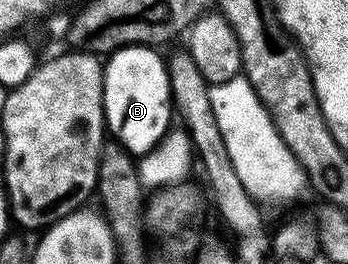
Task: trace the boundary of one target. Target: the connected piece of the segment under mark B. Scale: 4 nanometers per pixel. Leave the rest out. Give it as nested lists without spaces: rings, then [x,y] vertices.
[[[134,43],[126,45],[115,53],[108,54],[104,62],[105,70],[105,124],[112,140],[123,146],[130,155],[144,155],[156,149],[166,140],[169,120],[175,117],[173,92],[169,86],[169,66],[164,56],[156,53],[156,48]]]

